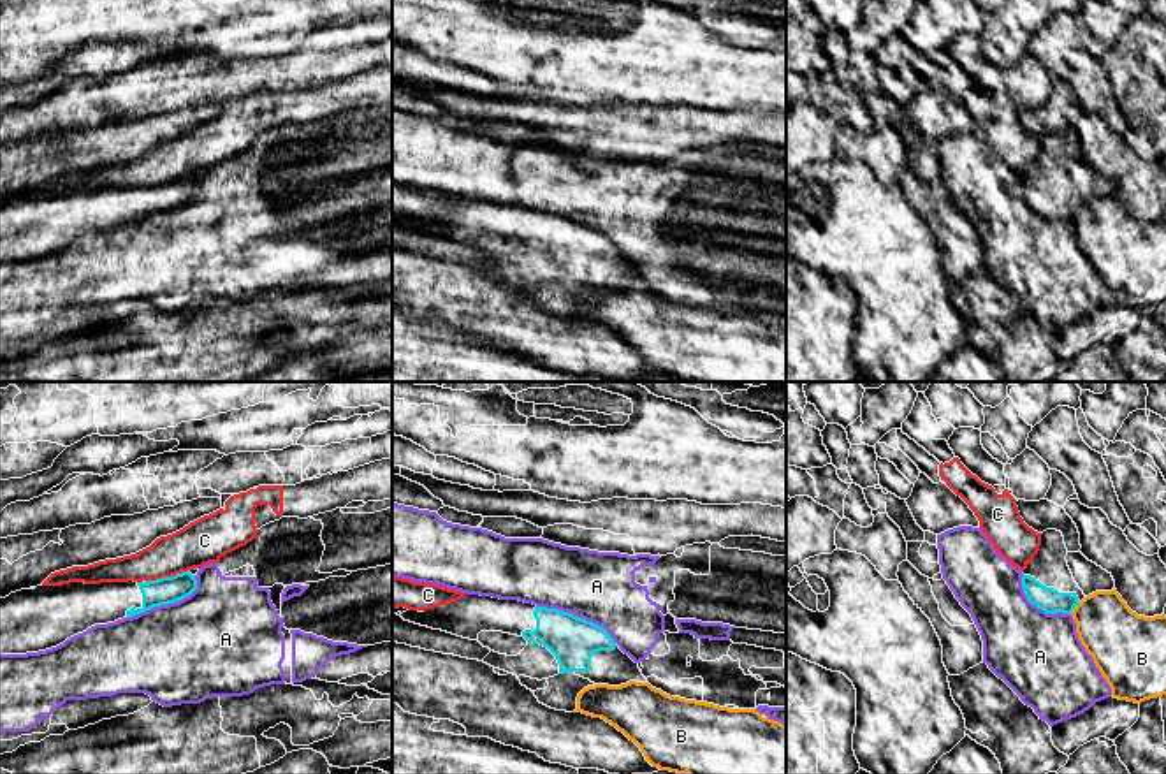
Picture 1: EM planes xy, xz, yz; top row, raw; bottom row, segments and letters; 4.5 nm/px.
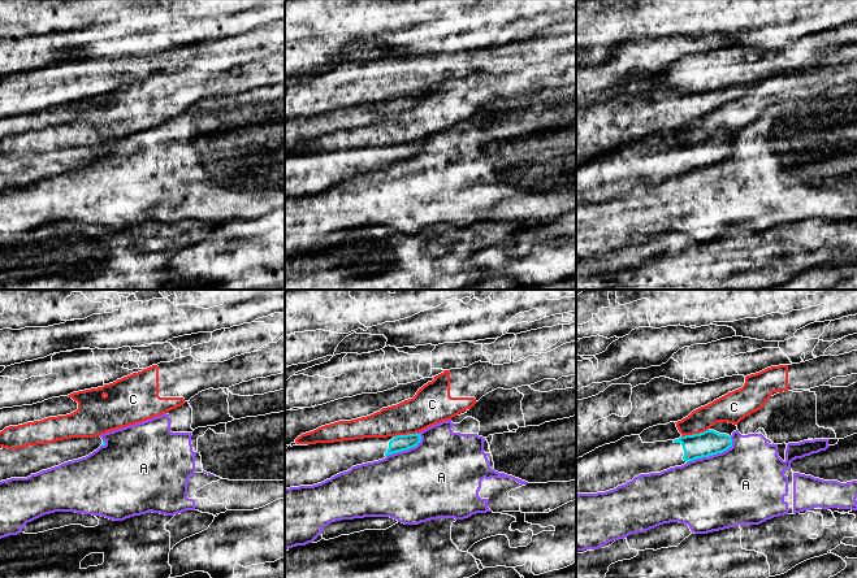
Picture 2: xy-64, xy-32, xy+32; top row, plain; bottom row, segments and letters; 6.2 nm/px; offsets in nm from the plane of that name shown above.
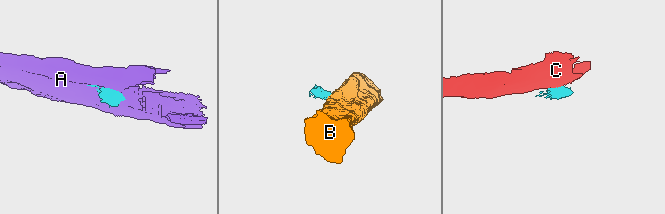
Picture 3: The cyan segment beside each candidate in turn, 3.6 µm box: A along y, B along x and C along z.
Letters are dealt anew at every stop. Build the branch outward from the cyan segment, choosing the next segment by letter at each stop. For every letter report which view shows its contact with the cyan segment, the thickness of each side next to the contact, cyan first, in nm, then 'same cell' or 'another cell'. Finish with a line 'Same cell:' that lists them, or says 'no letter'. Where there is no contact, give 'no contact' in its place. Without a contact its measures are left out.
A: xy | 130/480 nm | another cell
B: yz | 110/280 nm | another cell
C: xy | 130/200 nm | another cell
Same cell: no letter

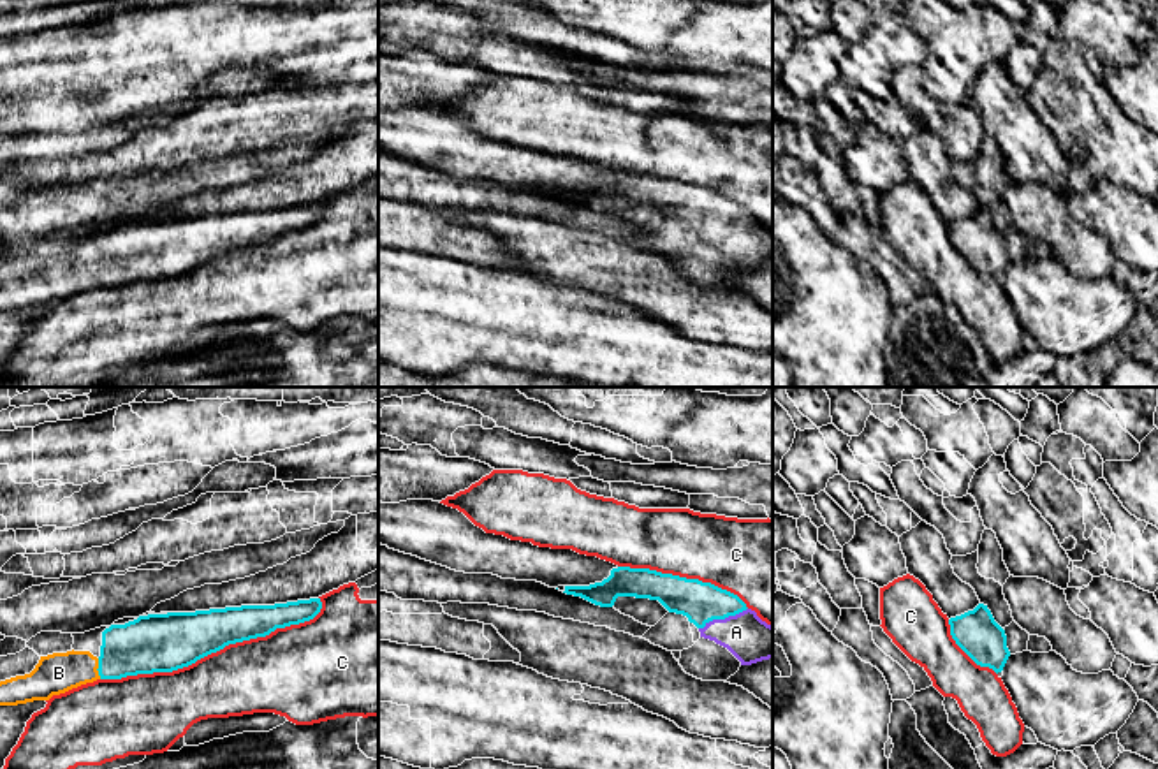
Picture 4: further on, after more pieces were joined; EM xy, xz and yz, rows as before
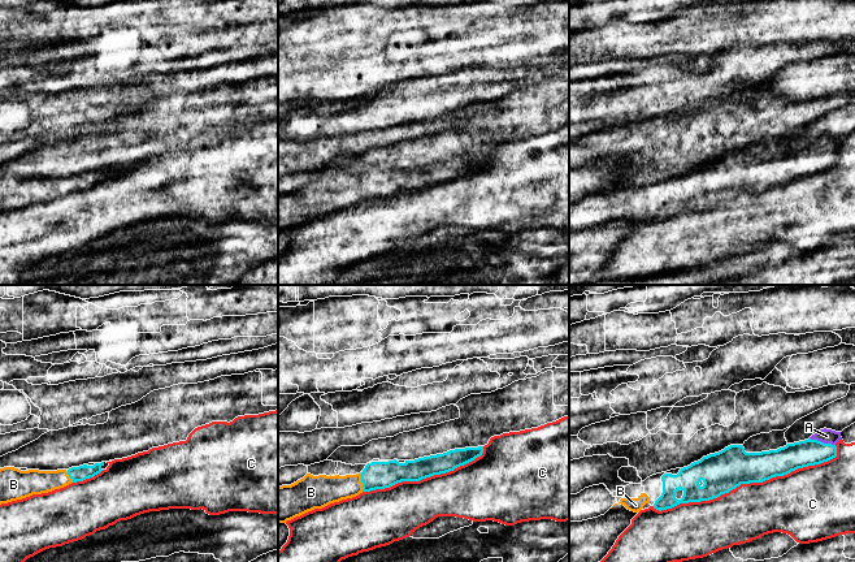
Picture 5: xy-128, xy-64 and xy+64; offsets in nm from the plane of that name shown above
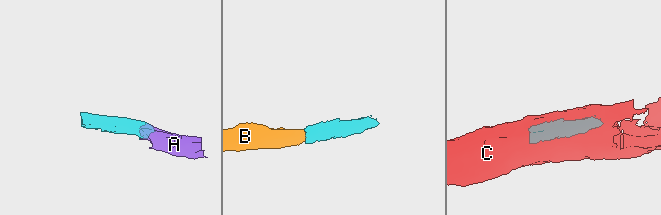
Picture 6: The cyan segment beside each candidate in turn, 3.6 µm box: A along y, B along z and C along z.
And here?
A: xz | 190/200 nm | same cell
B: xy | 260/190 nm | same cell
C: xy | 280/340 nm | another cell
Same cell: A, B

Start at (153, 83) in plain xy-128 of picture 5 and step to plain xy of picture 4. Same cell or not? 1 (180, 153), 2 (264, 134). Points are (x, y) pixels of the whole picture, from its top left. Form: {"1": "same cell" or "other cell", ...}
{"1": "same cell", "2": "same cell"}

